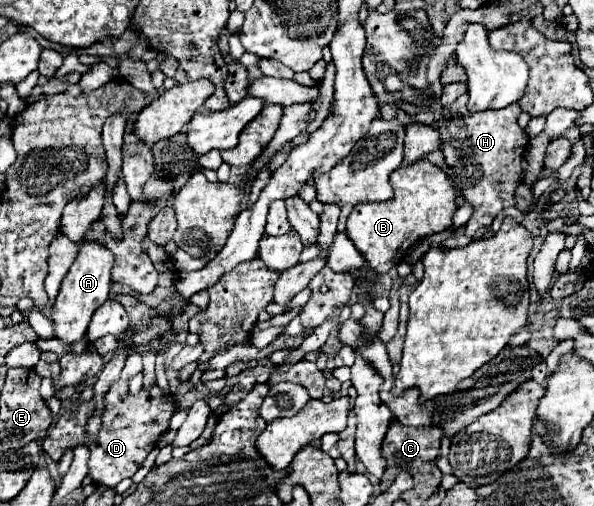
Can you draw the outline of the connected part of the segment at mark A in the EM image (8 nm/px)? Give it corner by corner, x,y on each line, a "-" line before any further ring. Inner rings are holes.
83,241
79,247
79,253
65,275
59,295
53,305
53,323
55,323
55,337
75,343
85,337
87,325
91,321
91,315
99,305
103,305
109,297
109,285
111,285
111,267
113,267
113,253
97,243
97,241

